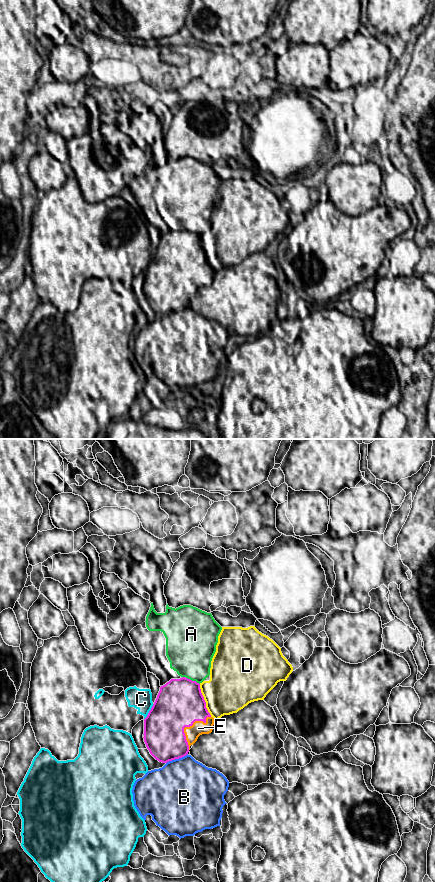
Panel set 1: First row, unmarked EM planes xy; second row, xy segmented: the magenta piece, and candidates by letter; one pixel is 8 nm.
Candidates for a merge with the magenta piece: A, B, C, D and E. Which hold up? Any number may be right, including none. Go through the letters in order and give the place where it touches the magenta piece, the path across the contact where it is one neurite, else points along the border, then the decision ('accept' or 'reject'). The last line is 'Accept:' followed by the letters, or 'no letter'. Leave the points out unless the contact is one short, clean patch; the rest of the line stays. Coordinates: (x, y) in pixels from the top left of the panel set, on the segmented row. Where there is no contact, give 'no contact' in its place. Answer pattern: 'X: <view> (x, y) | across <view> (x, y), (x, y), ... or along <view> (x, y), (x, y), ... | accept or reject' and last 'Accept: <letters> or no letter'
A: xy (193, 681) | reject
B: xy (176, 758) | reject
C: xy (149, 712) | reject
D: xy (204, 700) | reject
E: xy (187, 726) | accept
Accept: E

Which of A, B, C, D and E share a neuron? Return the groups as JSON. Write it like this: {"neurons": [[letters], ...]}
{"neurons": [["A"], ["B"], ["C"], ["D"], ["E"]]}

